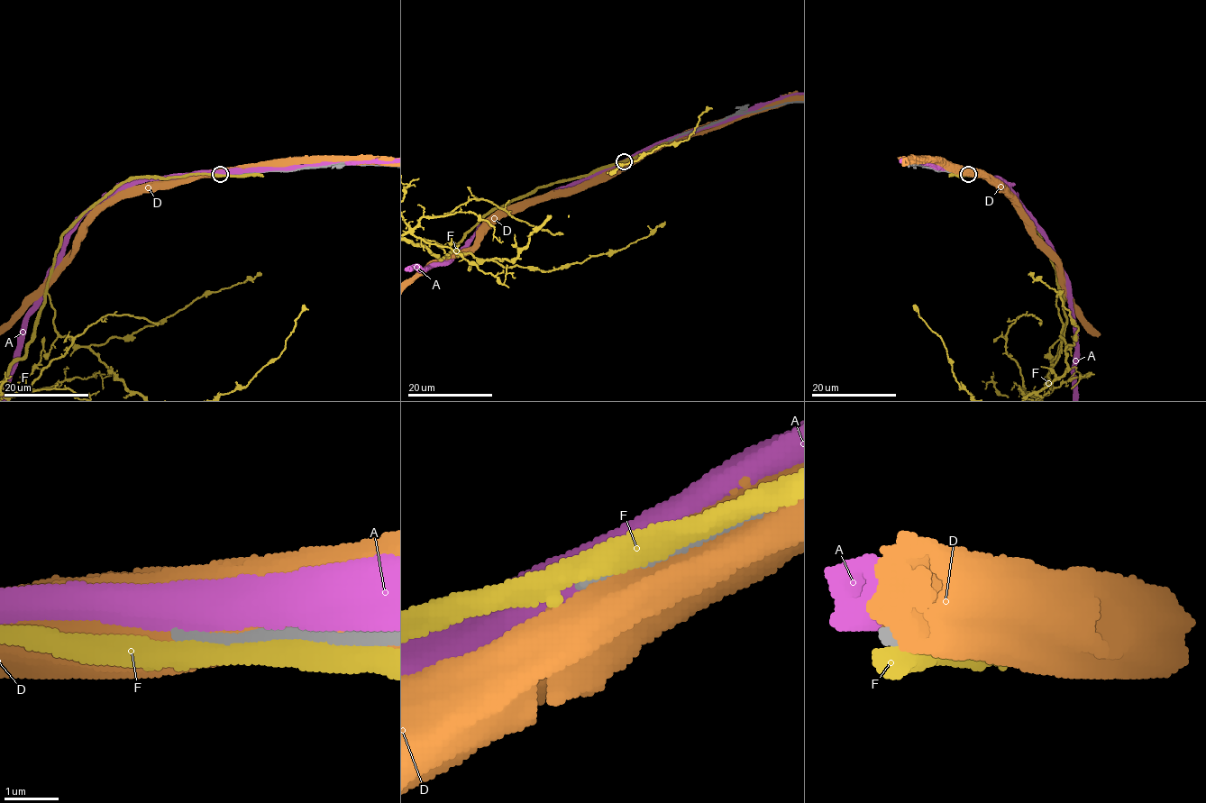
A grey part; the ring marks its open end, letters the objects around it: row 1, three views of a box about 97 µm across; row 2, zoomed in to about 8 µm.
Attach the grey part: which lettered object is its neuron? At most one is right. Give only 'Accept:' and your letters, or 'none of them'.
Accept: none of them

